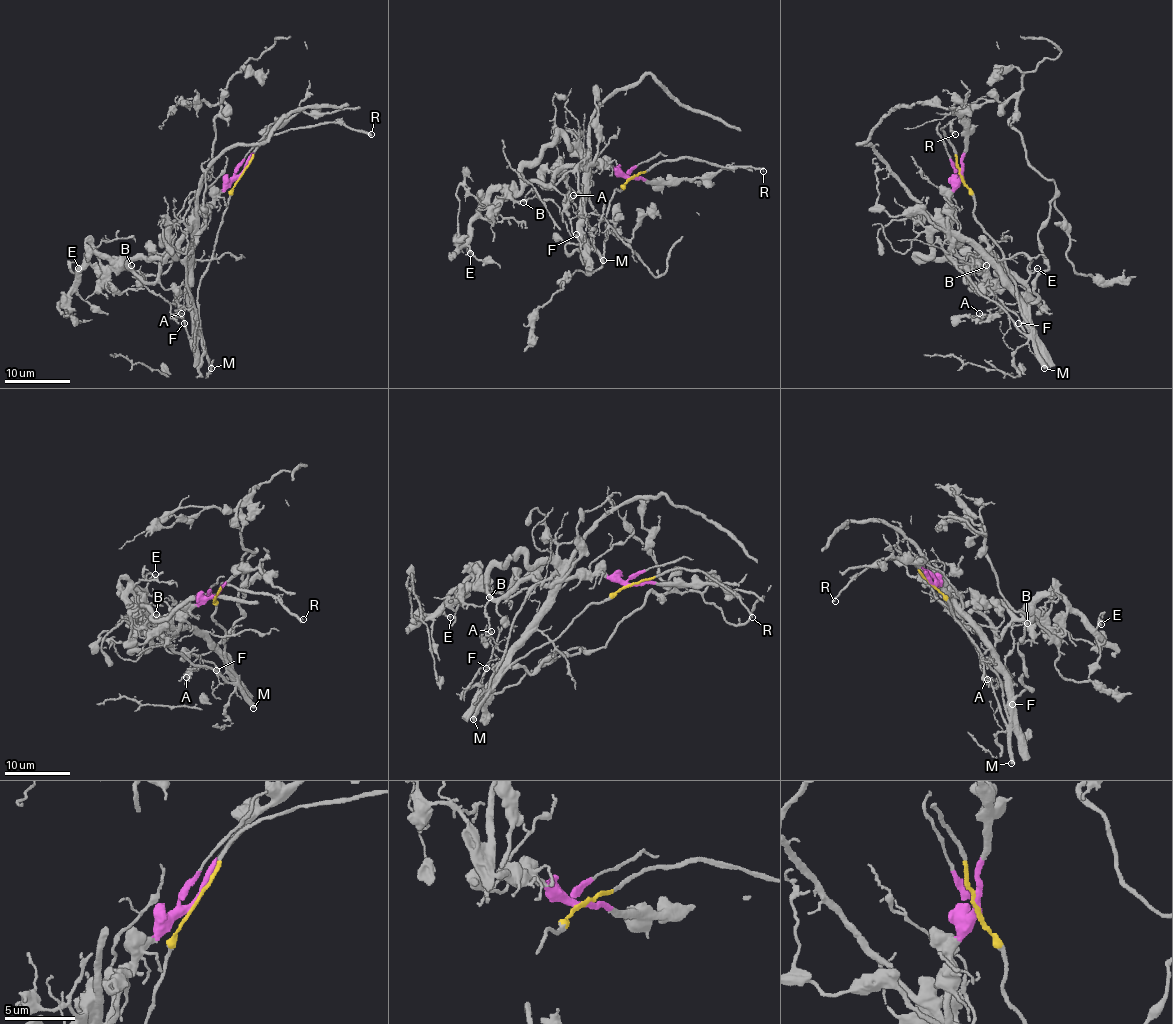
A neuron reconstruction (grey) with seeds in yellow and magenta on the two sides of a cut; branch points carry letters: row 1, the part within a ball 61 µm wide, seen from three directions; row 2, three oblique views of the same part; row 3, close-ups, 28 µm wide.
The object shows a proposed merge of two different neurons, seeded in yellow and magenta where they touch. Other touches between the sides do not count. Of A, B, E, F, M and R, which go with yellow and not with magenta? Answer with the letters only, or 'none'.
M, R

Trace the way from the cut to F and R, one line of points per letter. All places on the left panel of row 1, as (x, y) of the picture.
F: (240, 174), (219, 196), (201, 233), (163, 256), (160, 284), (173, 290), (185, 323)
R: (240, 174), (265, 140), (291, 129), (343, 122), (371, 133)

